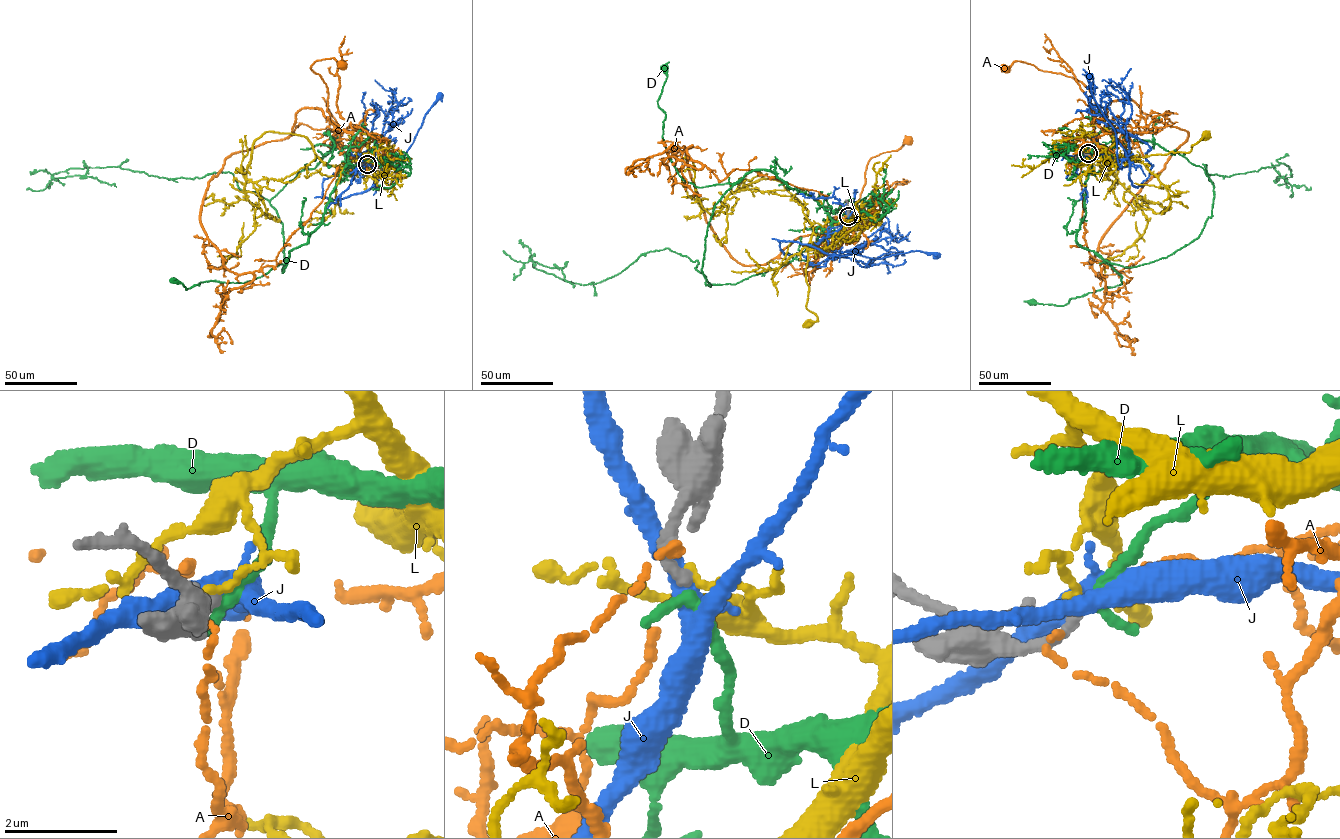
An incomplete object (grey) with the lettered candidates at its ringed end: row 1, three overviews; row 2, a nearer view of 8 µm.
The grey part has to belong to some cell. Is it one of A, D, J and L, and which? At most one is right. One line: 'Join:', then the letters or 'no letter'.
Join: D

